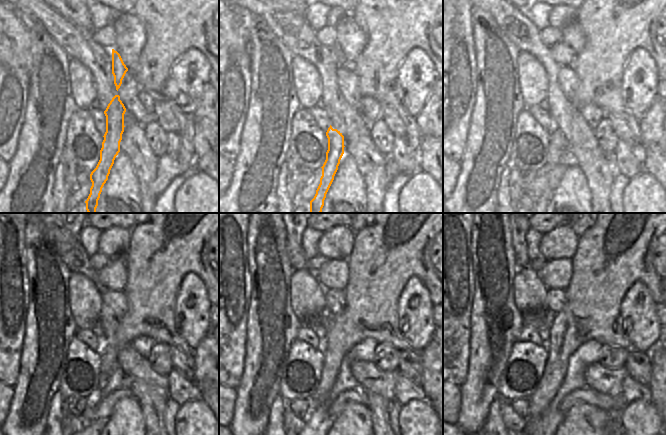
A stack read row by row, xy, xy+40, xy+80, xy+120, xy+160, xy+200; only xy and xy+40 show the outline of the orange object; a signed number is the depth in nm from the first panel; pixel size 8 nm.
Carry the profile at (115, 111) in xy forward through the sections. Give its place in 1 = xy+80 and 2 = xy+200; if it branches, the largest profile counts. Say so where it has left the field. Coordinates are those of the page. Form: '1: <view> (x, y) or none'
1: xy+80 (554, 177)
2: xy+200 (562, 403)

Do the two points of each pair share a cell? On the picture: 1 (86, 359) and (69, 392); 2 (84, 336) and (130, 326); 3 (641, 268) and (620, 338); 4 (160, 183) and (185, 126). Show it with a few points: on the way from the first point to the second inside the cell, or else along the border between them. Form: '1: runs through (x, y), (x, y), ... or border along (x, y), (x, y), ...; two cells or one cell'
1: runs through (92, 368), (87, 370), (74, 383); one cell
2: border along (101, 338), (99, 350); two cells
3: runs through (622, 283), (611, 294), (611, 320); one cell
4: runs through (172, 169), (185, 156), (185, 140); one cell

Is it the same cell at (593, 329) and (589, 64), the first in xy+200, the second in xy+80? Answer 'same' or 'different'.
same

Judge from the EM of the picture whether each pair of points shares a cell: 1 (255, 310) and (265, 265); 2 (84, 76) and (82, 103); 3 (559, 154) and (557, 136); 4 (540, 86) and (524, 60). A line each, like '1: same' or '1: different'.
1: same
2: same
3: same
4: same

